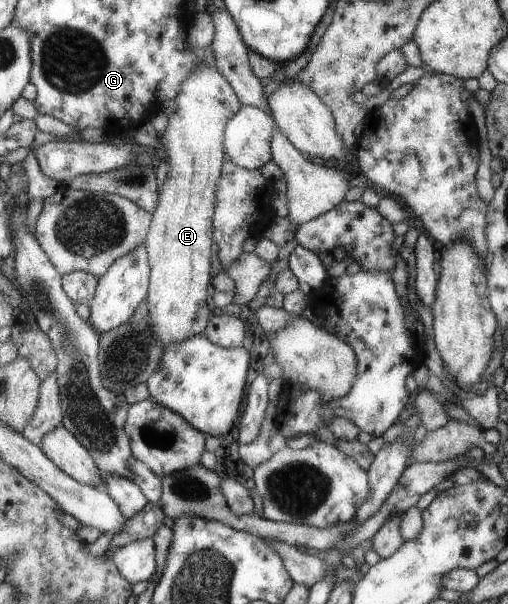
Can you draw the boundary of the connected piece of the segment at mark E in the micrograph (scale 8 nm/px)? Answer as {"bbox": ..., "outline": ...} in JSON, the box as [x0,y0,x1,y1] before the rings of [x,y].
{"bbox":[146,59,242,351],"outline":[[[201,59],[195,70],[183,82],[183,89],[177,95],[176,110],[168,115],[168,127],[163,135],[158,136],[167,149],[170,165],[166,180],[161,186],[160,203],[153,213],[151,229],[146,245],[151,261],[151,282],[147,300],[151,311],[151,328],[159,340],[159,346],[165,351],[188,338],[204,335],[211,322],[212,309],[208,303],[212,277],[212,253],[214,253],[213,233],[214,215],[218,201],[217,191],[223,173],[223,165],[228,160],[224,153],[224,136],[228,122],[242,109],[241,99],[235,87],[216,69],[214,63],[202,65]]]}

